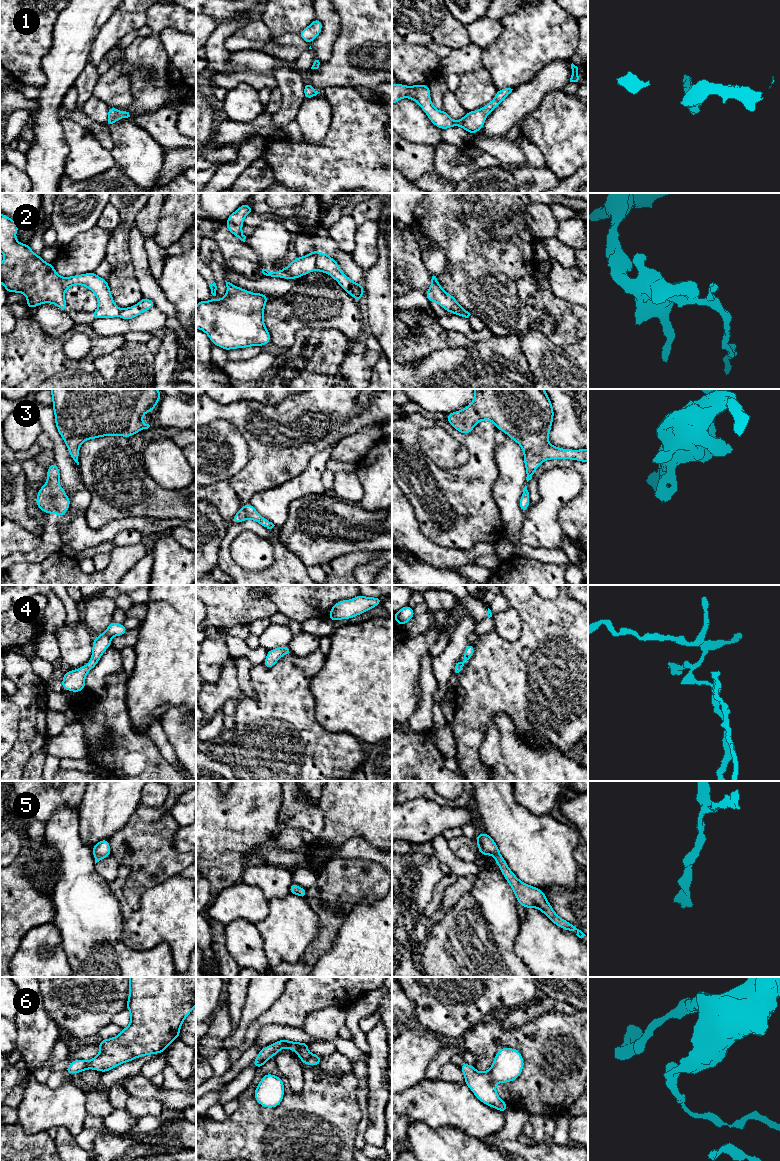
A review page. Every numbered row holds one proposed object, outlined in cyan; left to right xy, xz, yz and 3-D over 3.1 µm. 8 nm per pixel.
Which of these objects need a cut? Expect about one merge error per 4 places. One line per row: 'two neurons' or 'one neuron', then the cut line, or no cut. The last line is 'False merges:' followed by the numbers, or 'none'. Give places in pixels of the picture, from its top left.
1: one neuron | no cut
2: two neurons | xz (319, 252), (316, 257), (315, 269)
3: one neuron | no cut
4: one neuron | no cut
5: one neuron | no cut
6: one neuron | no cut
False merges: 2

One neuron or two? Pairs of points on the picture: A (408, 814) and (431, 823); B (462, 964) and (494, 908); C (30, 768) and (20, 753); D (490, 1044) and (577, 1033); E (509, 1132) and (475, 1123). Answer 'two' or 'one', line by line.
A: one
B: one
C: two
D: one
E: two

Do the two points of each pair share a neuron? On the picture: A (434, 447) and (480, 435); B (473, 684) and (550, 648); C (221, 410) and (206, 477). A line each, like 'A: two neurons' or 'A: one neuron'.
A: two neurons
B: one neuron
C: two neurons

